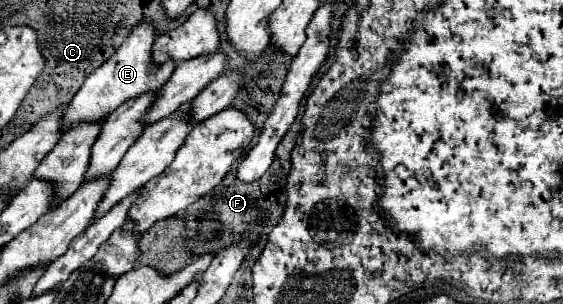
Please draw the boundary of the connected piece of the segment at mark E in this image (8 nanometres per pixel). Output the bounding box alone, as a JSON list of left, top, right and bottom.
[61,21,175,131]

